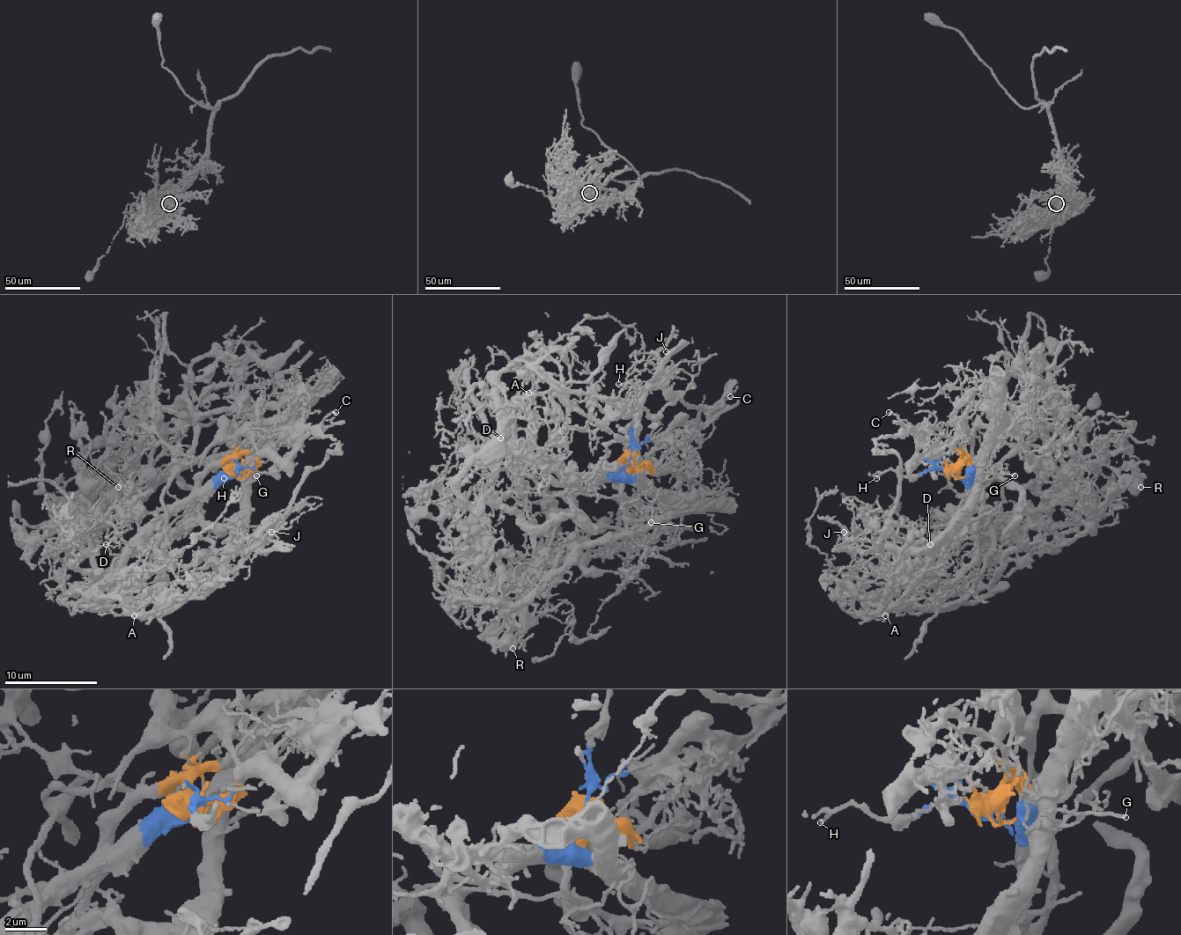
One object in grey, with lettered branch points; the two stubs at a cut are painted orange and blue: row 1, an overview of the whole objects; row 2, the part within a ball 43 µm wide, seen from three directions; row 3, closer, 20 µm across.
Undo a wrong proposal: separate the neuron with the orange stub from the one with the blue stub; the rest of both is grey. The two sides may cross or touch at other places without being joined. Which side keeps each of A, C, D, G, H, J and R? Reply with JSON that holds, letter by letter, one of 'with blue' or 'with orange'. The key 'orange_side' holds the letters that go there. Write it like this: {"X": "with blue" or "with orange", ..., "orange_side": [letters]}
{"A": "with orange", "C": "with orange", "D": "with blue", "G": "with blue", "H": "with blue", "J": "with blue", "R": "with orange", "orange_side": ["A", "C", "R"]}

